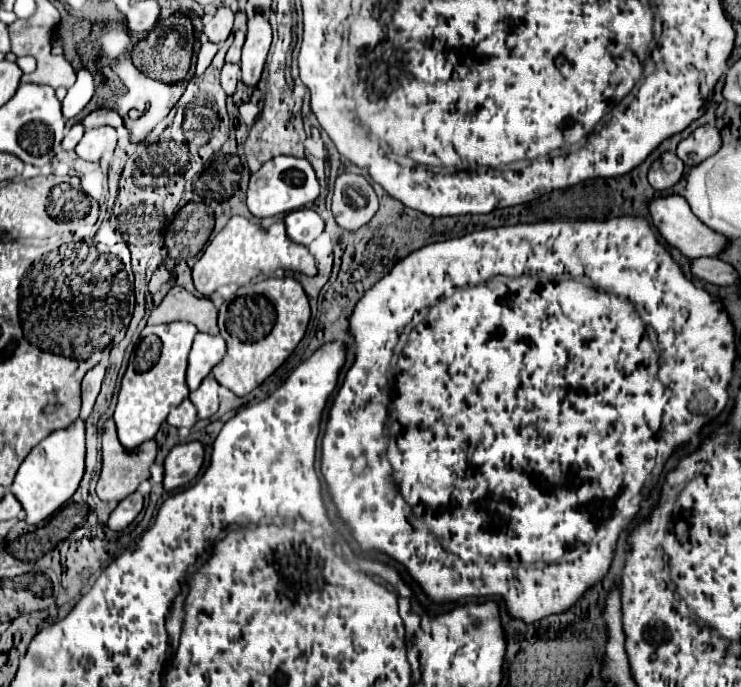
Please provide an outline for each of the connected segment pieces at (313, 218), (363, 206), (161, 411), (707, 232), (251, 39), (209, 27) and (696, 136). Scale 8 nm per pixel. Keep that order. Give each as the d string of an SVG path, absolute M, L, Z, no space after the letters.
M313 209L291 211L285 217L285 225L287 225L287 235L301 245L311 245L325 229L323 219Z
M345 171L335 181L331 209L343 229L355 231L377 213L377 195L363 175Z
M175 321L167 325L157 325L157 327L145 327L145 331L149 331L149 335L155 335L157 341L147 339L147 341L141 341L139 345L147 345L147 351L155 351L157 357L151 355L145 361L139 361L139 363L145 363L143 371L135 367L127 367L121 379L117 407L113 413L119 441L125 449L135 449L141 443L153 439L161 423L167 419L169 411L189 395L189 389L185 385L185 369L187 369L187 355L189 355L193 337L197 333L197 327L193 327L193 323Z
M669 193L663 197L655 197L647 203L649 215L653 225L657 227L657 231L661 233L661 237L675 249L679 249L685 257L715 257L723 247L725 247L725 237L711 231L709 227L705 227L689 209L687 201L683 197L679 197L677 193Z
M253 13L247 23L247 41L241 55L241 79L249 87L257 87L271 45L271 25L263 13Z
M221 7L215 17L205 25L203 33L209 37L209 41L213 43L223 43L229 35L231 35L231 29L233 29L233 17L235 13L227 7Z
M701 125L697 127L687 139L683 139L677 147L677 157L693 167L697 163L701 163L701 159L707 159L709 155L713 155L717 149L721 147L721 137L715 125Z

